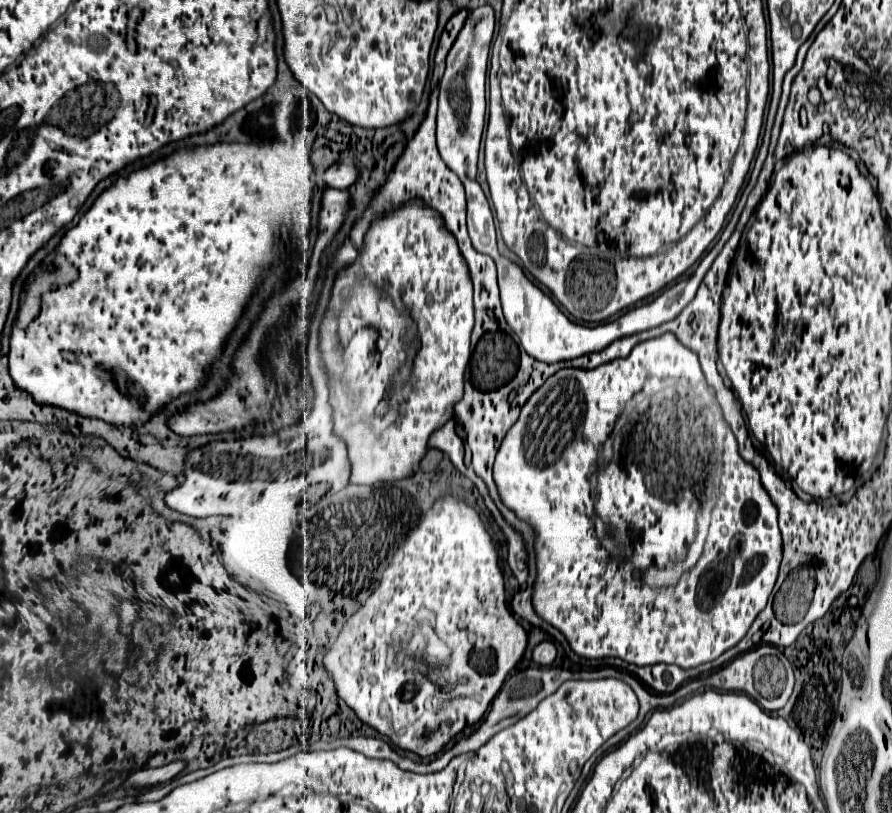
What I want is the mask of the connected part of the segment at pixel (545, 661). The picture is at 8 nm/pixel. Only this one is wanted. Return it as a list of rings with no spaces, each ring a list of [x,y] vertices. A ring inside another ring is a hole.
[[[542,641],[532,651],[532,659],[538,665],[552,665],[552,661],[556,659],[556,645],[552,641]]]

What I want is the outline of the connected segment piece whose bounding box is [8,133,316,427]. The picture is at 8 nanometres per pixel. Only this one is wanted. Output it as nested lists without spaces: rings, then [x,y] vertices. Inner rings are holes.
[[[296,135],[292,141],[268,141],[268,143],[214,143],[214,145],[198,145],[198,147],[184,147],[176,149],[172,155],[146,165],[138,171],[128,173],[126,177],[118,177],[108,189],[104,189],[92,207],[82,215],[78,225],[68,229],[56,251],[46,257],[44,269],[48,273],[58,271],[58,259],[62,257],[66,263],[72,263],[78,269],[76,281],[68,285],[56,285],[52,291],[42,293],[40,311],[36,313],[34,321],[26,329],[12,327],[10,335],[10,353],[8,353],[8,373],[12,377],[12,383],[16,389],[28,393],[34,403],[38,405],[52,405],[64,411],[70,411],[80,417],[88,419],[102,419],[104,423],[110,423],[112,427],[130,427],[140,425],[148,421],[154,413],[164,409],[170,401],[196,391],[204,379],[206,369],[212,367],[212,363],[222,355],[226,341],[230,333],[236,327],[240,316],[256,291],[260,273],[266,260],[275,262],[283,250],[284,243],[291,238],[309,233],[311,228],[310,211],[312,207],[312,195],[314,195],[314,167],[310,161],[310,147],[306,145],[304,135]],[[64,351],[76,353],[78,361],[70,363],[64,359]]]

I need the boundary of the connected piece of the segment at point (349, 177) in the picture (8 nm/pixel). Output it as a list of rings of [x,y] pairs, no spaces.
[[[334,163],[326,175],[324,175],[328,187],[334,187],[334,189],[348,189],[350,185],[354,185],[358,179],[360,179],[360,171],[356,169],[354,163]]]

